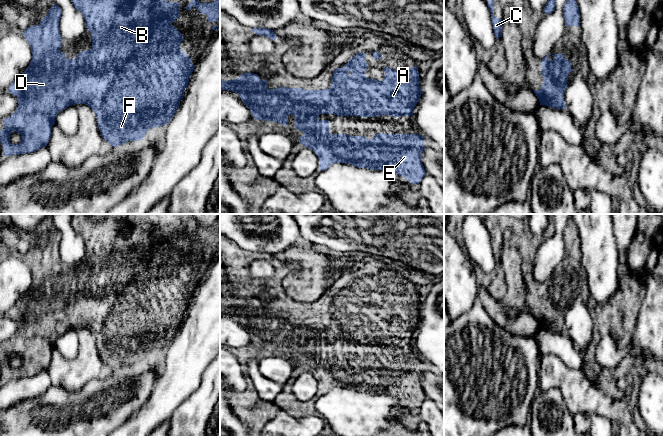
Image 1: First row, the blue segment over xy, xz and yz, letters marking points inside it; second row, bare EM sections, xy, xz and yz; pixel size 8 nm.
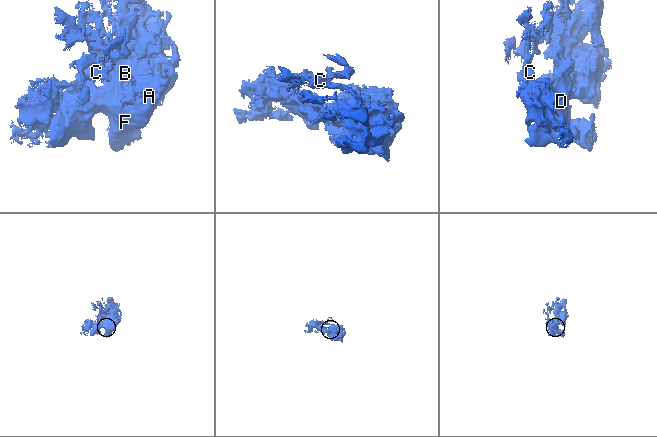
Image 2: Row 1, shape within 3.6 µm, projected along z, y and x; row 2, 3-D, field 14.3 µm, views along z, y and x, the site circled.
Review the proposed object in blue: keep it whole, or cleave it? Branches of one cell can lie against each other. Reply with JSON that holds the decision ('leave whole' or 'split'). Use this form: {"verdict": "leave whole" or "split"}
{"verdict": "leave whole"}

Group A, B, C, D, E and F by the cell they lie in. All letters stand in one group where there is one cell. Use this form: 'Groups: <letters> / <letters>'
Groups: A B C D E F

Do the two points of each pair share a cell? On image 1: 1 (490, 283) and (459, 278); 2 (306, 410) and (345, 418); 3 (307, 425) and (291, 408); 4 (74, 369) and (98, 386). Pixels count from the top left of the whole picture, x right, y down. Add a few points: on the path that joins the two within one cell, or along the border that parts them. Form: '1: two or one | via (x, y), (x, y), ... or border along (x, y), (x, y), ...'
1: two | border along (476, 278), (477, 280)
2: two | border along (314, 404), (317, 409)
3: two | border along (280, 408), (295, 417), (313, 415)
4: two | border along (112, 372), (91, 379), (78, 391), (69, 392)

